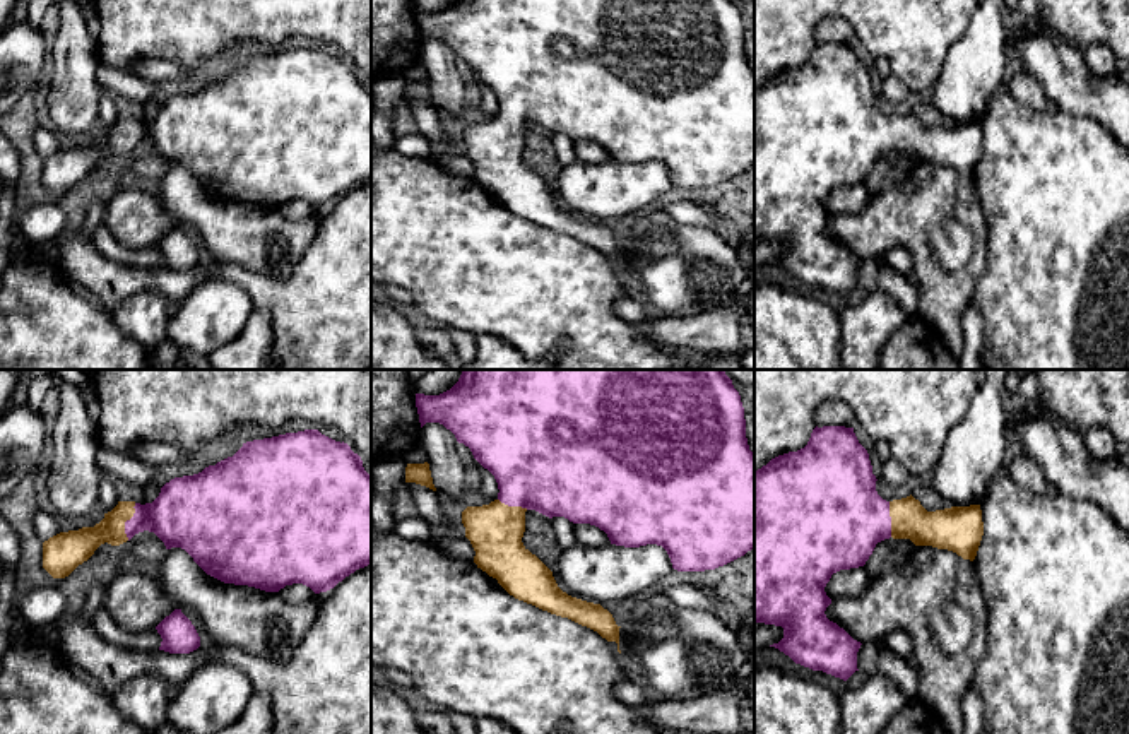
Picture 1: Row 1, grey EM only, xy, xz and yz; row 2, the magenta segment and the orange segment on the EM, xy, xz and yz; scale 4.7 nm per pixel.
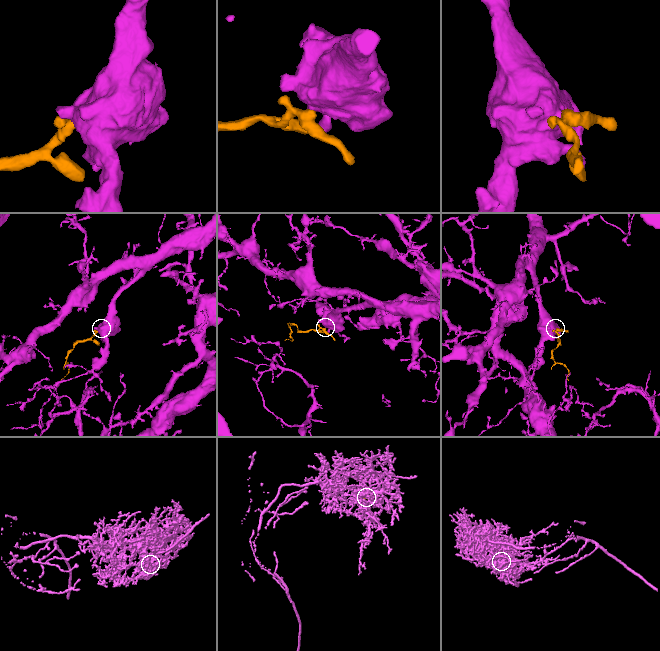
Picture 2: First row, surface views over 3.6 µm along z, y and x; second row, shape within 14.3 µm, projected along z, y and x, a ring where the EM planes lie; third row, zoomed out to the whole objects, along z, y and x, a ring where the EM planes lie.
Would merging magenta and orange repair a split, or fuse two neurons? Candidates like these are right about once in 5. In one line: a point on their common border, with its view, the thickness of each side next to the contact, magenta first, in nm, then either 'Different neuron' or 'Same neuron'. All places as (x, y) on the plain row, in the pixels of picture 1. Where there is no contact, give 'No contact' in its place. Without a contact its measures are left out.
Touches magenta at xy (125, 139). Thickness 280 nm (magenta) against 150 nm. Same neuron

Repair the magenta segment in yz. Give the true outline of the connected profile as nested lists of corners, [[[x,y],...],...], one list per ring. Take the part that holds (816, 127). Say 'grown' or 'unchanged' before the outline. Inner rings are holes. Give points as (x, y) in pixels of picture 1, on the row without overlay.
grown; [[[816,43],[804,65],[778,72],[754,87],[754,240],[782,243],[783,255],[770,263],[795,281],[843,298],[859,287],[857,269],[862,260],[825,231],[831,221],[825,209],[831,192],[864,183],[876,161],[890,154],[948,166],[973,178],[984,152],[980,121],[927,128],[912,111],[893,118],[883,116],[876,108],[876,98],[867,67],[859,60],[854,44],[845,43]]]

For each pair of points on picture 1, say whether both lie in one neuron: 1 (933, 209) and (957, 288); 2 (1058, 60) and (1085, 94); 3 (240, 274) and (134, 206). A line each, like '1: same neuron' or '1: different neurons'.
1: same neuron
2: same neuron
3: different neurons

